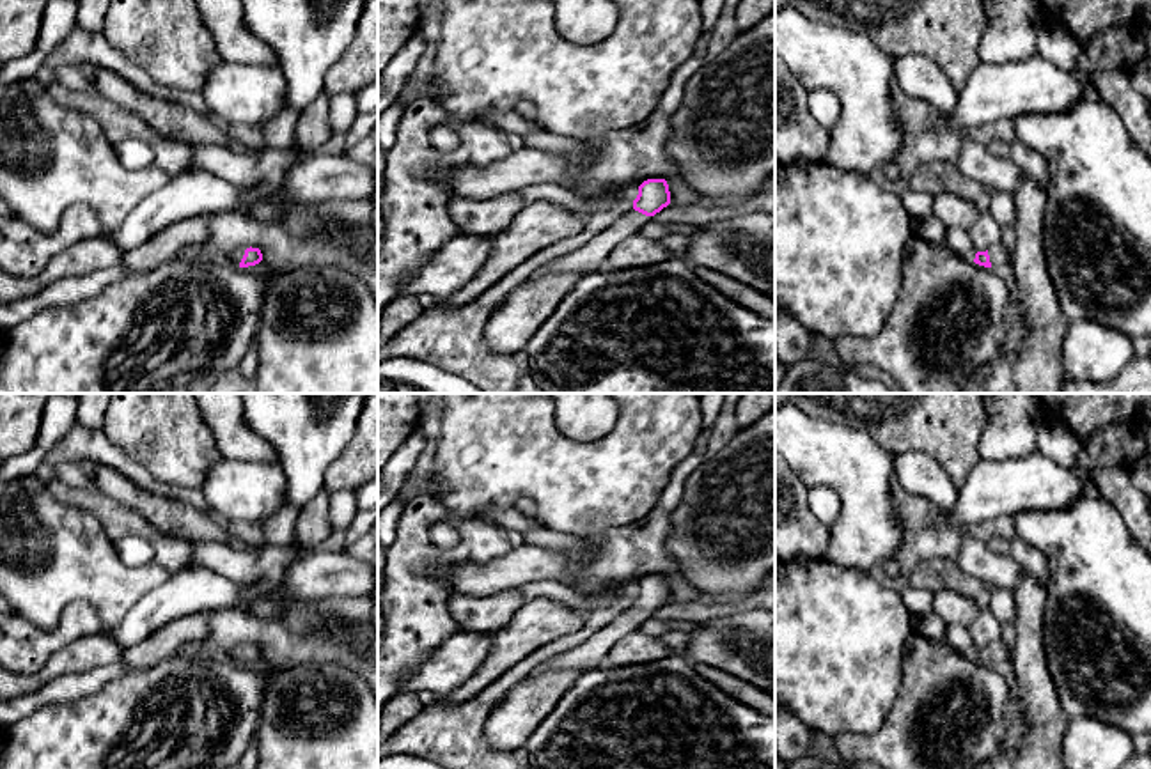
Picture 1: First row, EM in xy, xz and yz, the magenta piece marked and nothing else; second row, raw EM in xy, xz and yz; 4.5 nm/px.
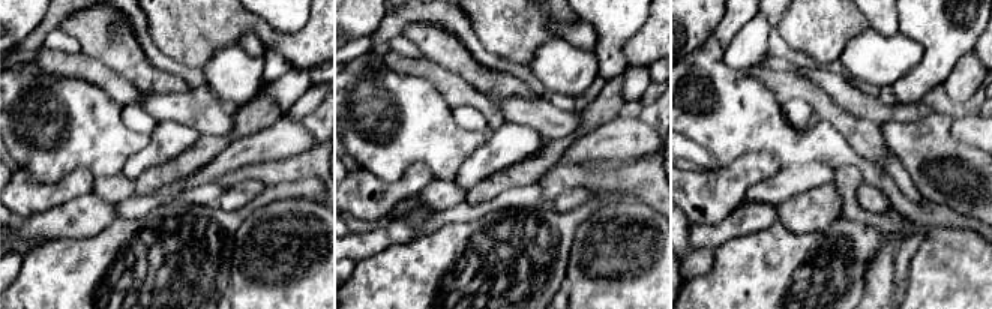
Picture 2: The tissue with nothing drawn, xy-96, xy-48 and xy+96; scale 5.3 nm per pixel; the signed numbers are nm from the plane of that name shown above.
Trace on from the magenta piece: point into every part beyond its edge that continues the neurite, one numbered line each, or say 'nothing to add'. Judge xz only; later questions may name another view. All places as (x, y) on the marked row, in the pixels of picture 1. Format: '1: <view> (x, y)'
1: xz (593, 256)

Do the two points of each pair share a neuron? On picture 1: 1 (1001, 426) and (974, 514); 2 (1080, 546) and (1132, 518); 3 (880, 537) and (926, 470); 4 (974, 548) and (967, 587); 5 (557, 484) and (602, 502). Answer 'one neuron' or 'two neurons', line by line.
1: two neurons
2: two neurons
3: two neurons
4: two neurons
5: one neuron

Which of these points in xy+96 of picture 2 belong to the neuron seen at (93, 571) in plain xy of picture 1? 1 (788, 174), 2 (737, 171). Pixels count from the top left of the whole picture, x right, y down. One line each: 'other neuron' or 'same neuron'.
1: other neuron
2: other neuron

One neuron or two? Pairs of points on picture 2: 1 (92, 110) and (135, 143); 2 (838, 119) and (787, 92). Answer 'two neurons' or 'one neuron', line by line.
1: one neuron
2: one neuron

